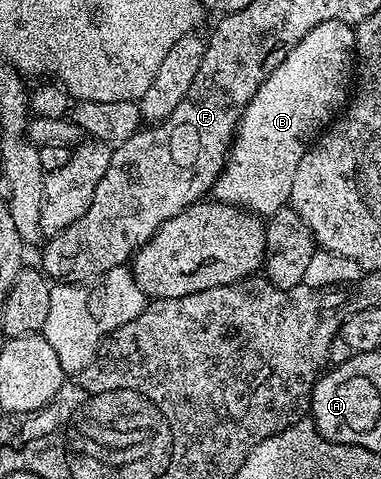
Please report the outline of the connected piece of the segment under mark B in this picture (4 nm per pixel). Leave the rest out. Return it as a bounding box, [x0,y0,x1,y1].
[214,21,356,215]

